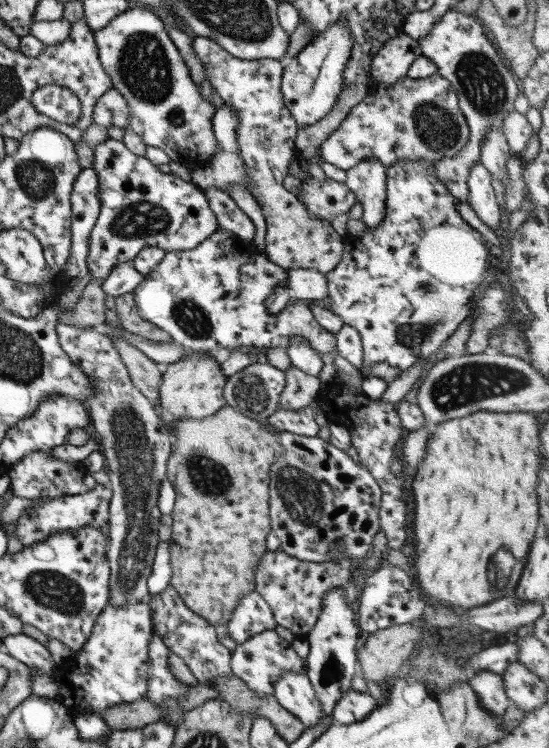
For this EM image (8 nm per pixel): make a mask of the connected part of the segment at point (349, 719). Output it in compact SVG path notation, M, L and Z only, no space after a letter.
M350 689L333 705L332 718L336 724L351 724L363 720L377 705L369 694Z

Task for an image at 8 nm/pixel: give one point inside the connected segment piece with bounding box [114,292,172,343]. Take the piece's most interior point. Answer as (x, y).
(127, 313)

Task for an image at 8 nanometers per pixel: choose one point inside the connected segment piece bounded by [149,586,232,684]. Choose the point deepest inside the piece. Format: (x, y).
(187, 635)

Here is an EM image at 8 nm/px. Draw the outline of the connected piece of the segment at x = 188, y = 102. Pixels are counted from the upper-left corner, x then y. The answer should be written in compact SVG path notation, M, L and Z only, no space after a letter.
M131 5L99 30L94 30L92 35L96 44L96 56L111 80L111 88L117 90L127 102L129 119L126 129L135 132L145 146L159 148L171 161L179 162L188 169L208 162L214 156L217 145L211 130L214 101L207 102L201 98L199 86L195 86L191 80L189 70L163 29L159 17L148 8Z

